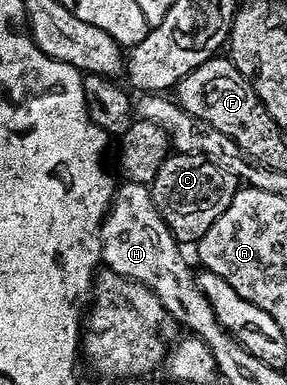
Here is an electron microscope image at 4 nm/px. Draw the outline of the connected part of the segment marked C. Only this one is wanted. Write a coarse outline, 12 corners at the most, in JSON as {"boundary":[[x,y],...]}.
{"boundary":[[167,154],[150,196],[179,244],[197,244],[240,181]]}

